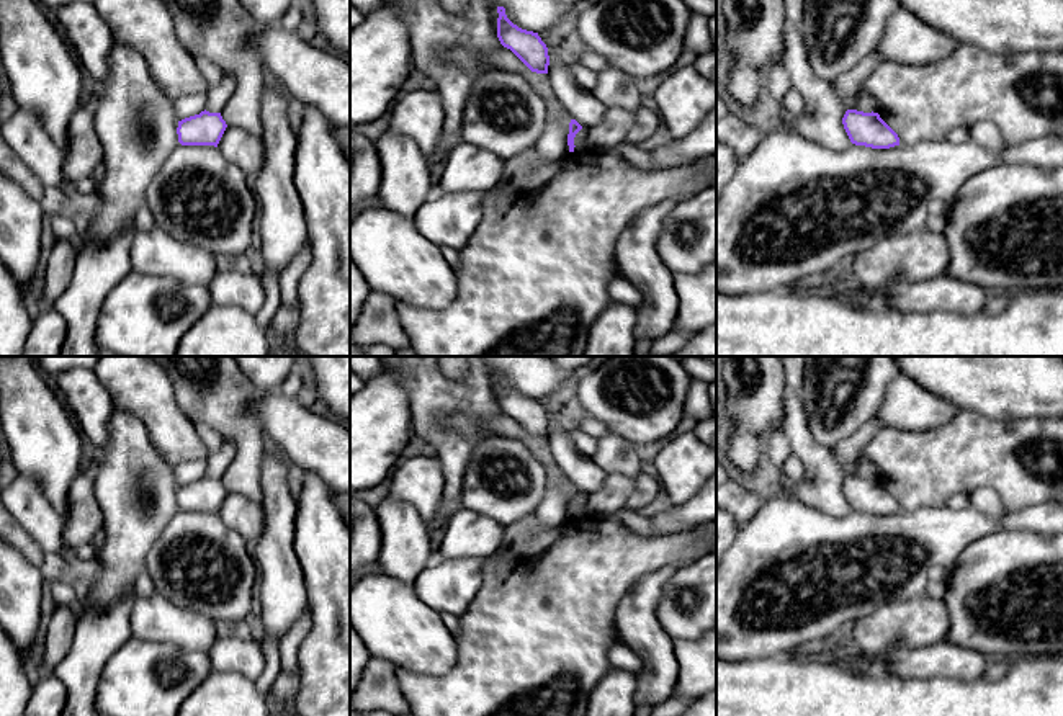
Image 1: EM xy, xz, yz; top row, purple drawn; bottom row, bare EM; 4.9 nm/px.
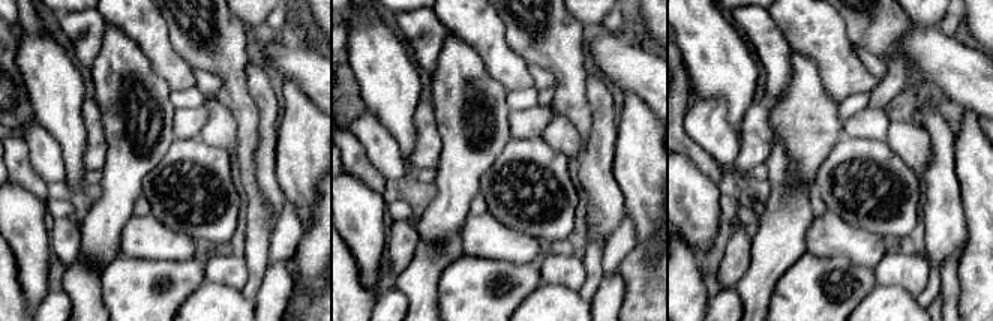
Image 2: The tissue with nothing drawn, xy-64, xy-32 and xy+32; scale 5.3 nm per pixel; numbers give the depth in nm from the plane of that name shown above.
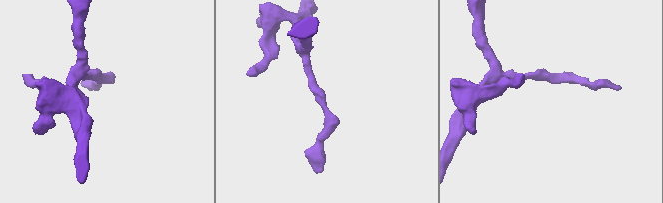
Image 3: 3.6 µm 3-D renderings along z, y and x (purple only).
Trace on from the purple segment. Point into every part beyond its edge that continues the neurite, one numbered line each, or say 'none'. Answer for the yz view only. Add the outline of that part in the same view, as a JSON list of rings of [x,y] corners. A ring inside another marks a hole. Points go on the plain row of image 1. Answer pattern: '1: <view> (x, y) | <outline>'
none

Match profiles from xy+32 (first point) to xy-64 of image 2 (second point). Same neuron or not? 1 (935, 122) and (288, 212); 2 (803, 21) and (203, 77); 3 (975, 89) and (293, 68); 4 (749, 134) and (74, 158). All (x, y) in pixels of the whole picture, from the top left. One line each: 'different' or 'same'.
1: different
2: different
3: same
4: different

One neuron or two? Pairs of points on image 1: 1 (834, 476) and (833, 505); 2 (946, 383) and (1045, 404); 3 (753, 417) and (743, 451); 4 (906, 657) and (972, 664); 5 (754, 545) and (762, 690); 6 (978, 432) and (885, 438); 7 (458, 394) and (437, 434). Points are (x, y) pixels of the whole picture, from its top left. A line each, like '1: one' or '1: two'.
1: one
2: one
3: one
4: one
5: two
6: one
7: one

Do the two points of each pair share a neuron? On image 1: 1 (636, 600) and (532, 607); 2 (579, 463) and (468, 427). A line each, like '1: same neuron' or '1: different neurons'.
1: different neurons
2: different neurons

